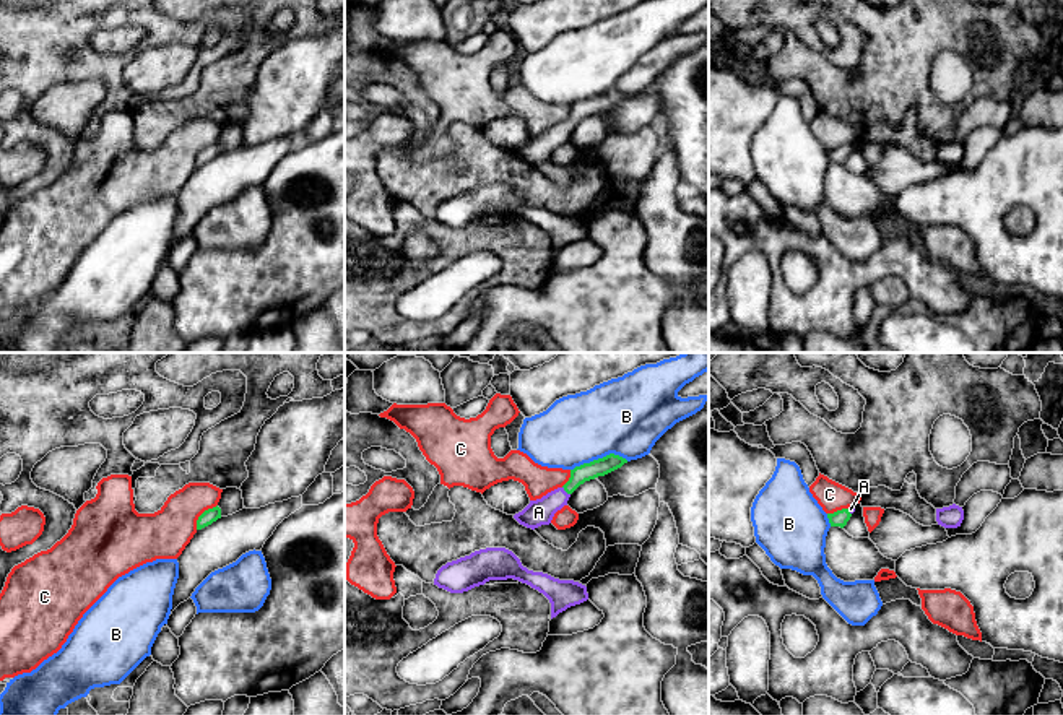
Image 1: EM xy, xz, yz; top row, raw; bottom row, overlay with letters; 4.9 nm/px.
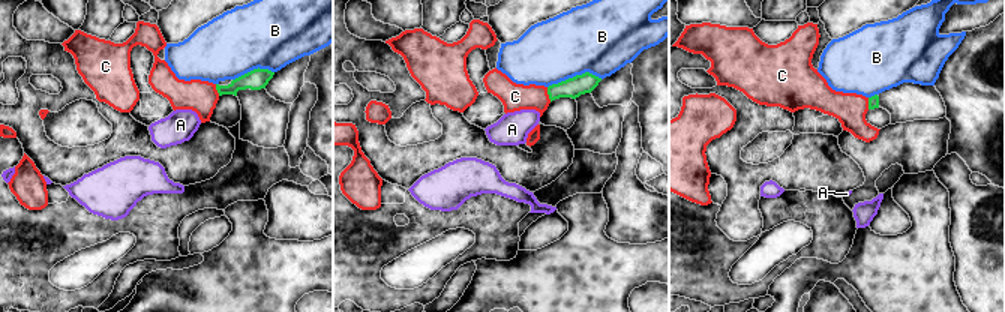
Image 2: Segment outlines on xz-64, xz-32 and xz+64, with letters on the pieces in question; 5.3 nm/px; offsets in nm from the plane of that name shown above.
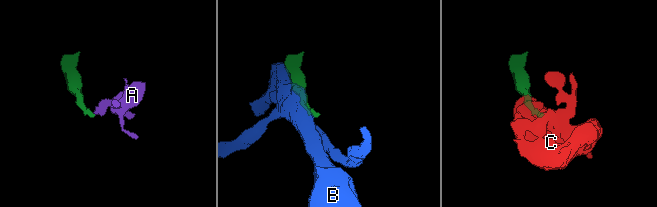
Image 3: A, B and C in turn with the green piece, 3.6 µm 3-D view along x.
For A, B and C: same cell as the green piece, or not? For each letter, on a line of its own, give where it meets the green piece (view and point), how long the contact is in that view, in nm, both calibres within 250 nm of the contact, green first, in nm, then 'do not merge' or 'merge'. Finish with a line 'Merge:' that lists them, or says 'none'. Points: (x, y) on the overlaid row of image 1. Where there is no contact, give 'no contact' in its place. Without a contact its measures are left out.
A: xz (566, 491) | 60 nm | 90/130 nm | merge
B: xz (598, 459) | 300 nm | 90/380 nm | do not merge
C: xy (202, 514) | 170 nm | 70/240 nm | do not merge
Merge: A

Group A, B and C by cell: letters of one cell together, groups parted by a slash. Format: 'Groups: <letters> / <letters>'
Groups: A / B / C

